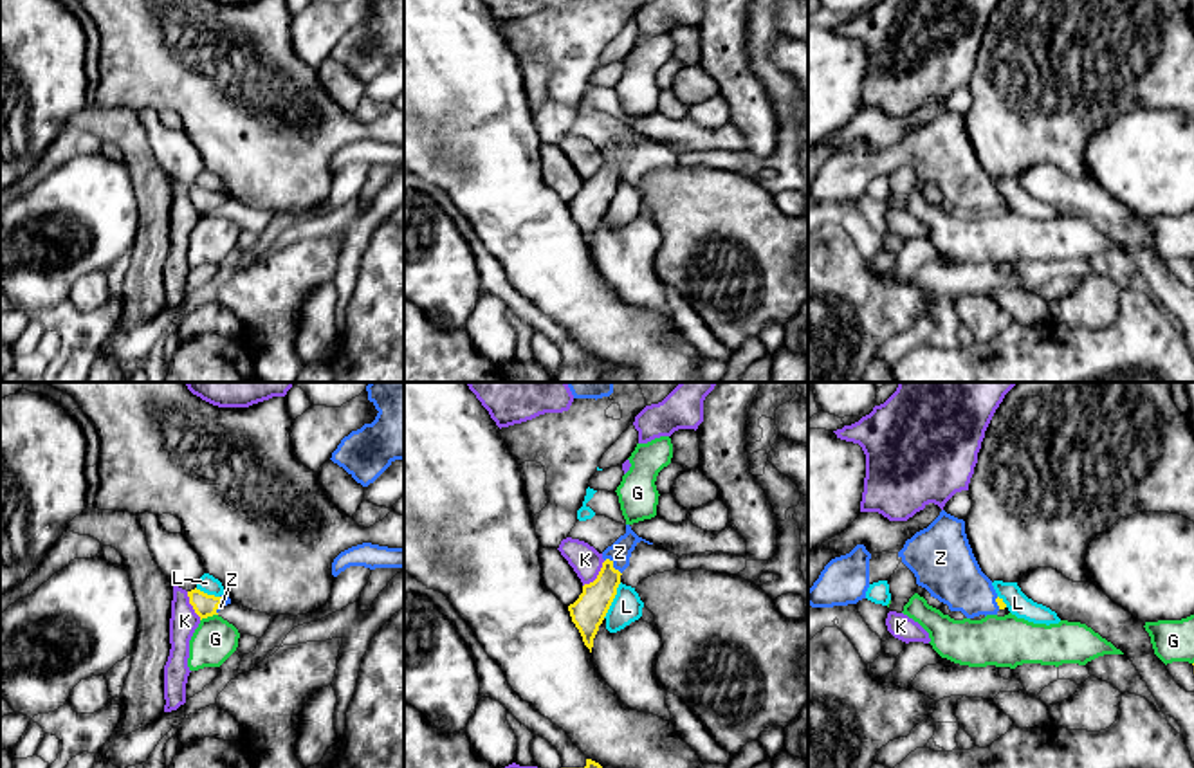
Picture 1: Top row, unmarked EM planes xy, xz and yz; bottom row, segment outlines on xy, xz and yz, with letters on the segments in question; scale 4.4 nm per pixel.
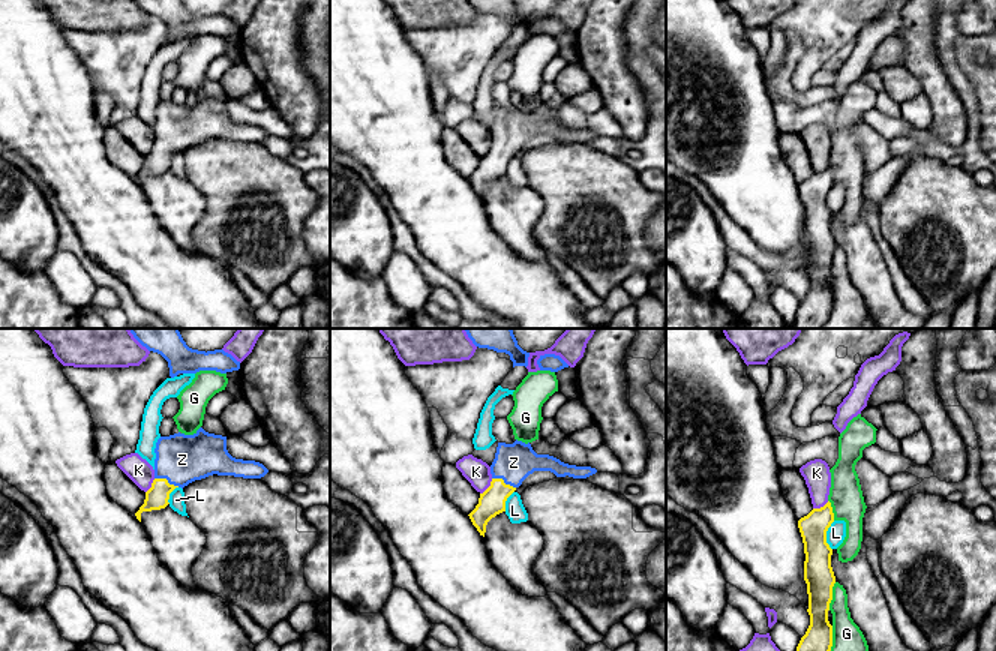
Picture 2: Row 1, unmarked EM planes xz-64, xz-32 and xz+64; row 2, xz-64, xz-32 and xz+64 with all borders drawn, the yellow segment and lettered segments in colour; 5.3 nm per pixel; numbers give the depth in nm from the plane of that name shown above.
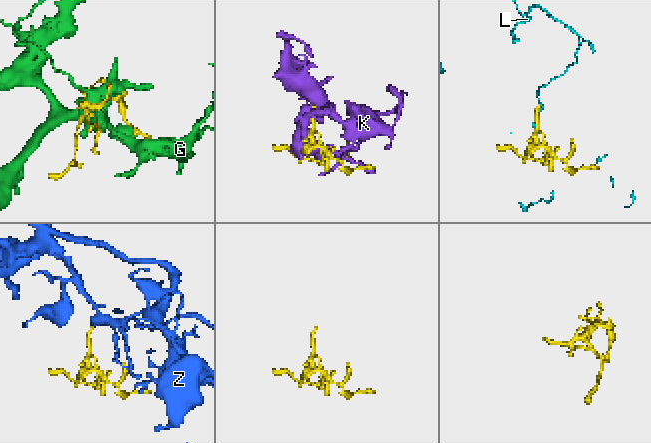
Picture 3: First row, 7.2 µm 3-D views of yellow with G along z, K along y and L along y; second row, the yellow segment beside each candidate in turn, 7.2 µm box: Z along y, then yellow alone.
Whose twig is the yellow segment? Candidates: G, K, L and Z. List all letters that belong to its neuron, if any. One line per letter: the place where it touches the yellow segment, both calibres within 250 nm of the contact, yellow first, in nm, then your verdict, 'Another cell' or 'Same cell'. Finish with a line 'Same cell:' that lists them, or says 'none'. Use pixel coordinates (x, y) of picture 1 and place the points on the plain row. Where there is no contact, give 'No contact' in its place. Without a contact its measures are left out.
G: Touches yellow at xy (208, 211). Thickness 100 nm (yellow) against 190 nm. Another cell
K: Touches yellow at xz (597, 172). Thickness 150 nm (yellow) against 140 nm. Another cell
L: Touches yellow at xz (612, 197). Thickness 150 nm (yellow) against 140 nm. Another cell
Z: Touches yellow at xz (612, 163). Thickness 150 nm (yellow) against 100 nm. Same cell
Same cell: Z

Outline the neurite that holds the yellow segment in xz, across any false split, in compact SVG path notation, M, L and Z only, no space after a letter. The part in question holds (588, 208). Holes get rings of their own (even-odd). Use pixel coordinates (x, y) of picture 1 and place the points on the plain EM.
M626 121L626 130L620 132L611 142L608 142L604 148L602 148L602 164L597 171L597 175L590 180L584 180L583 182L583 189L579 191L579 195L568 202L568 207L570 207L570 213L572 213L572 218L575 220L575 224L579 225L581 233L583 233L583 238L584 242L590 245L592 249L592 243L593 243L593 234L599 227L599 222L602 220L615 191L617 191L617 184L620 180L620 171L622 168L629 162L629 153L631 153L631 148L635 146L635 142L644 137L648 141L653 141L642 133L638 133L629 121Z

